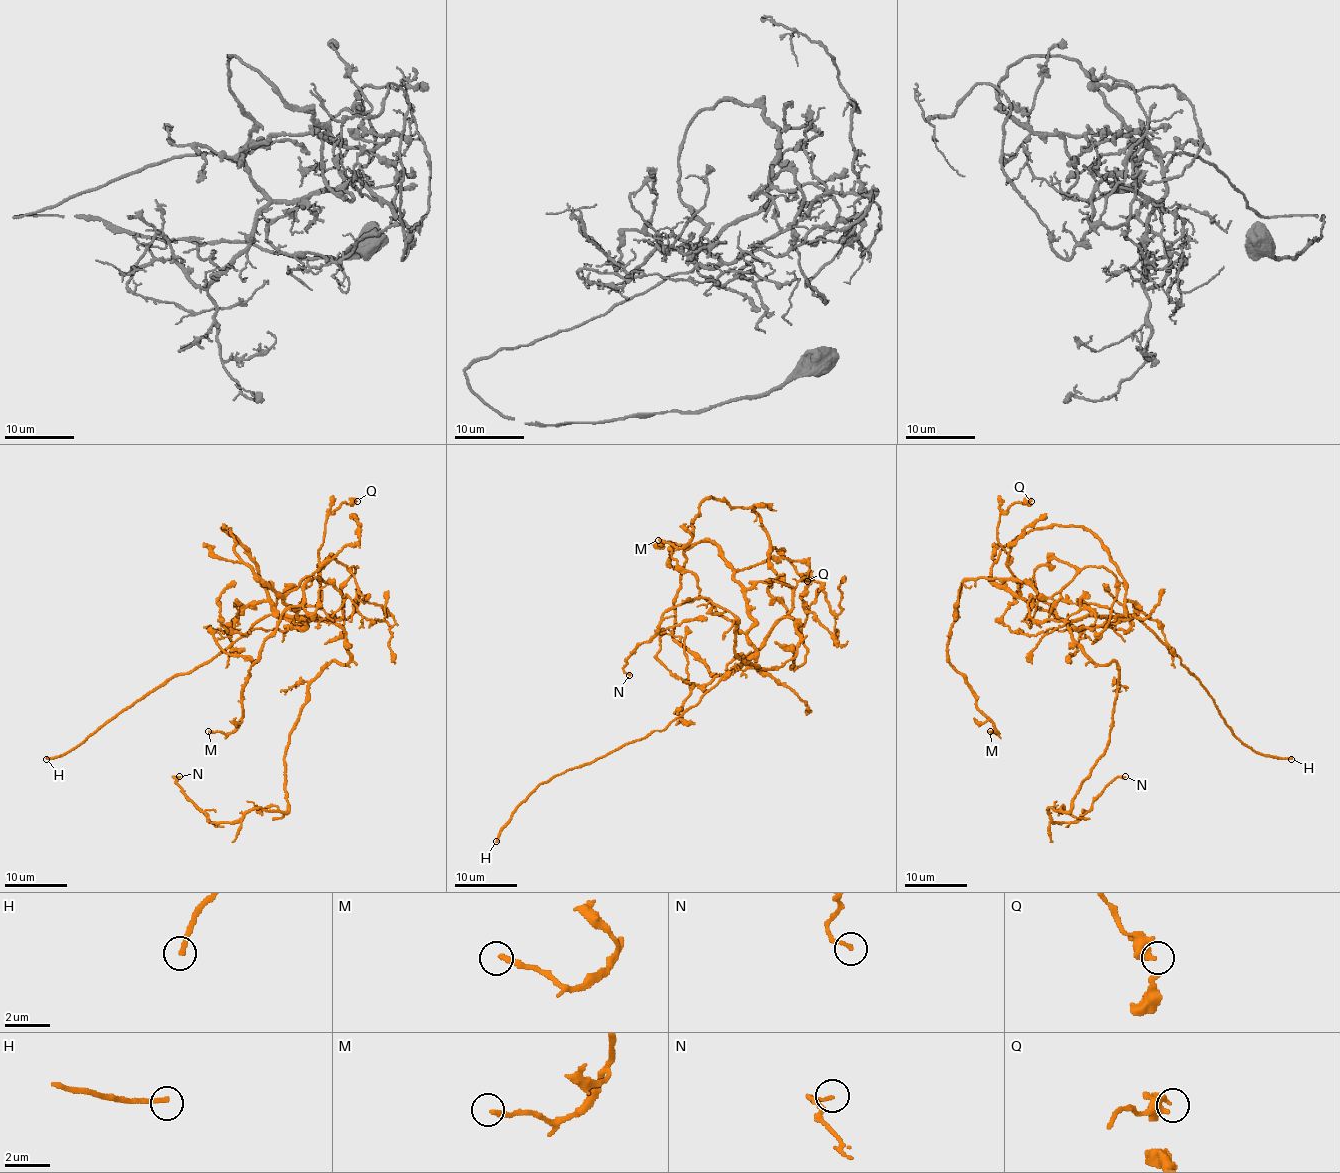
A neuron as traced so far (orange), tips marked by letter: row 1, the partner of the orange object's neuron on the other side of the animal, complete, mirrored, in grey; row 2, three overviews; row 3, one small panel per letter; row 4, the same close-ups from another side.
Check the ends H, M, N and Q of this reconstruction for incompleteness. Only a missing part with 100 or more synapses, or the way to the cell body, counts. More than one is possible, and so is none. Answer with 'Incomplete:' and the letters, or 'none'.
Incomplete: H

